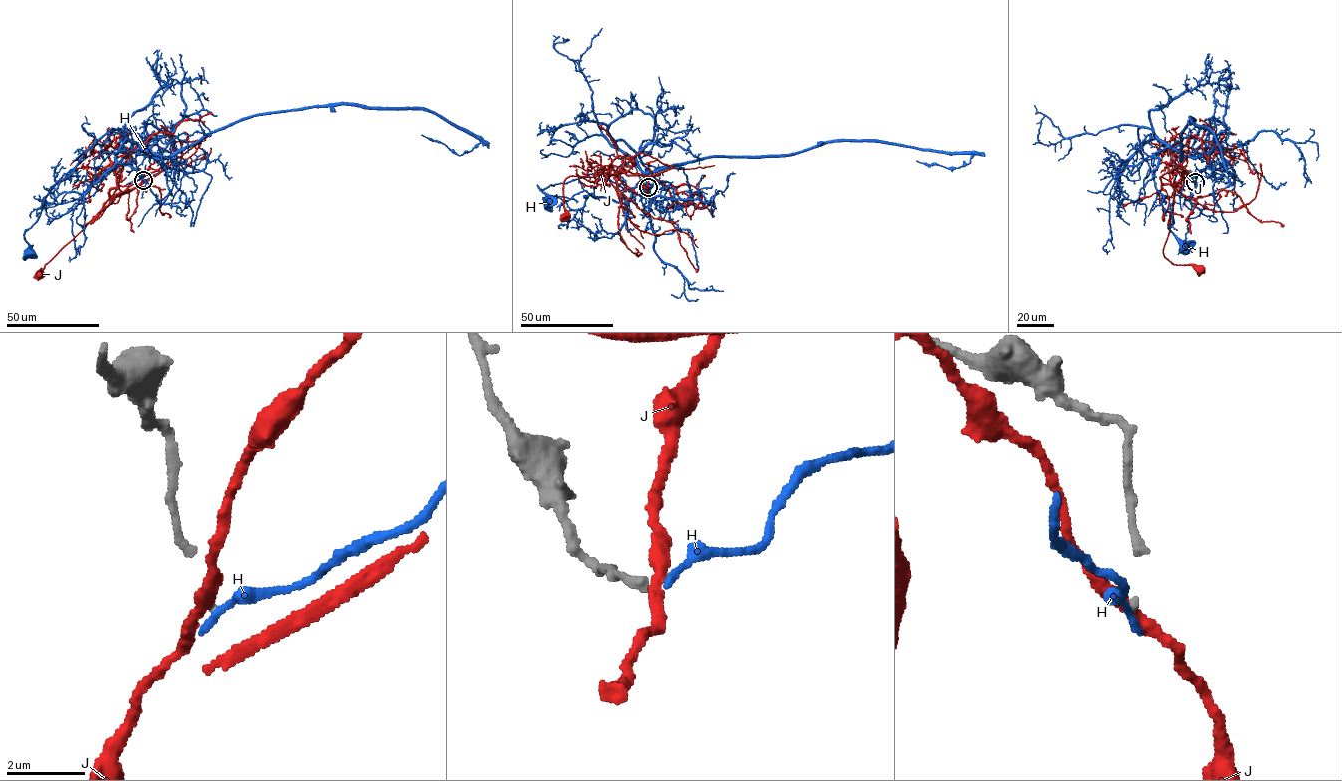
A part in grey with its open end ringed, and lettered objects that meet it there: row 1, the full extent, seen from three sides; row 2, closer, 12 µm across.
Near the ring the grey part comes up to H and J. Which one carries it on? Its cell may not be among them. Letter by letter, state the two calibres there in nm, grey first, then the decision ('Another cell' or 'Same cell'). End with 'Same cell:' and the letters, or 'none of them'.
H: Thickness 120 nm (grey) against 240 nm. Another cell
J: Thickness 120 nm (grey) against 320 nm. Another cell
Same cell: none of them

